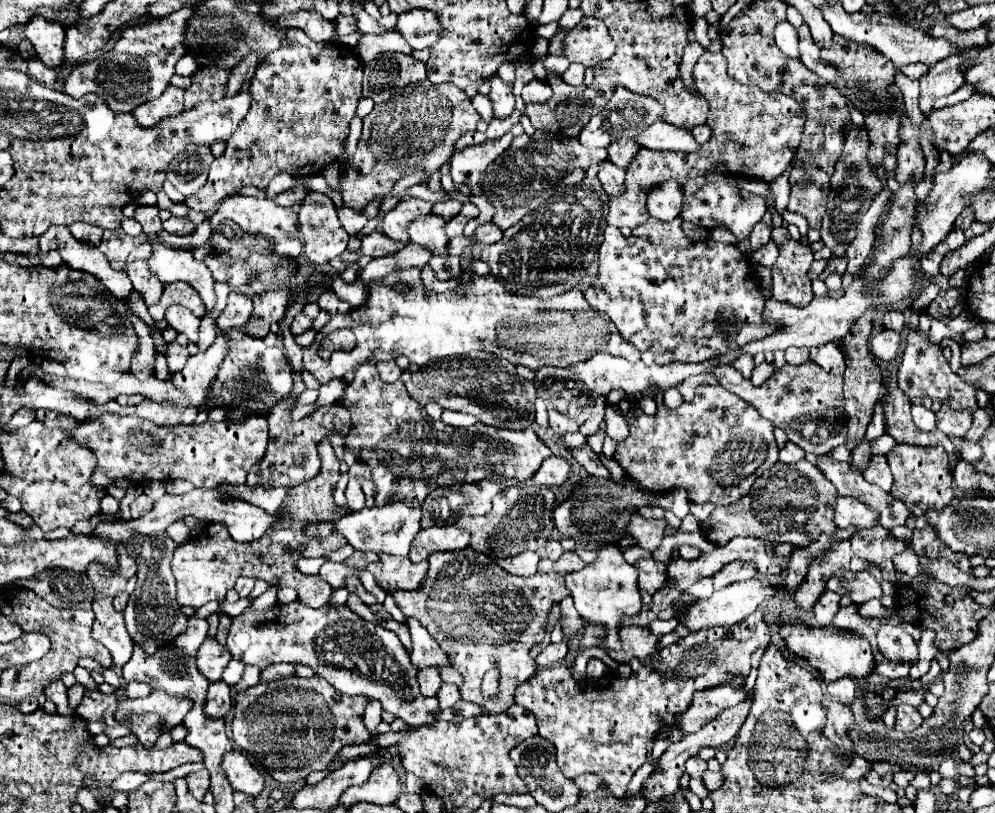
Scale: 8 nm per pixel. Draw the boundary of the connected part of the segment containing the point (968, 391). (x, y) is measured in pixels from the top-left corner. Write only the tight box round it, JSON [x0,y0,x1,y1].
[898,329,978,411]

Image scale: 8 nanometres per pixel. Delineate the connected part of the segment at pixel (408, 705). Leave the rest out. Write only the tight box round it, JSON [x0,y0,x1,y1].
[226,599,440,727]

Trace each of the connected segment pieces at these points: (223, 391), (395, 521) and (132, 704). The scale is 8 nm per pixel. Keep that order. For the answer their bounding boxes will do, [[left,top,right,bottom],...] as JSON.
[[212,331,292,421],[304,501,422,557],[114,691,190,733]]

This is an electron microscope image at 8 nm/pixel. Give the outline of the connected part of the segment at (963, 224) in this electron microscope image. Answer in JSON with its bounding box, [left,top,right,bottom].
[954,207,974,230]

